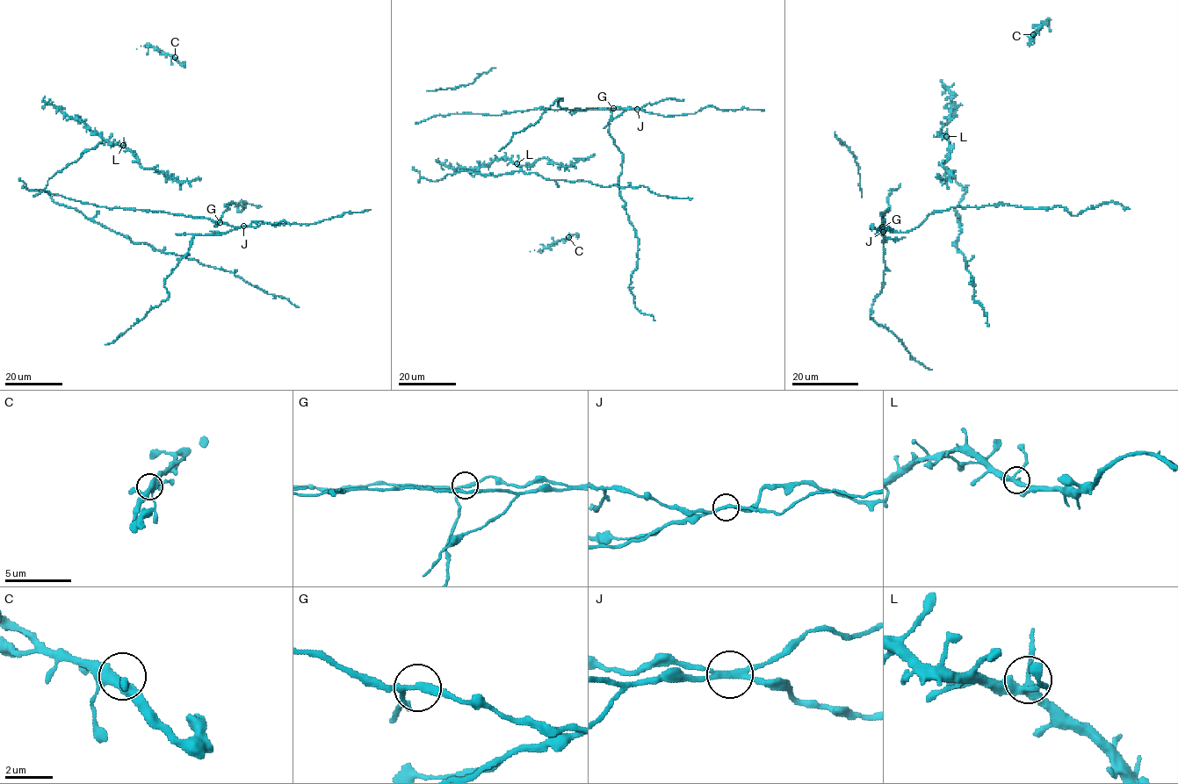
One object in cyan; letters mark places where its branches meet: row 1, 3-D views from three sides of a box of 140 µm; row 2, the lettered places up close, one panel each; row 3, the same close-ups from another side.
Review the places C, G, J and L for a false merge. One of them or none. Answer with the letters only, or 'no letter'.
J

